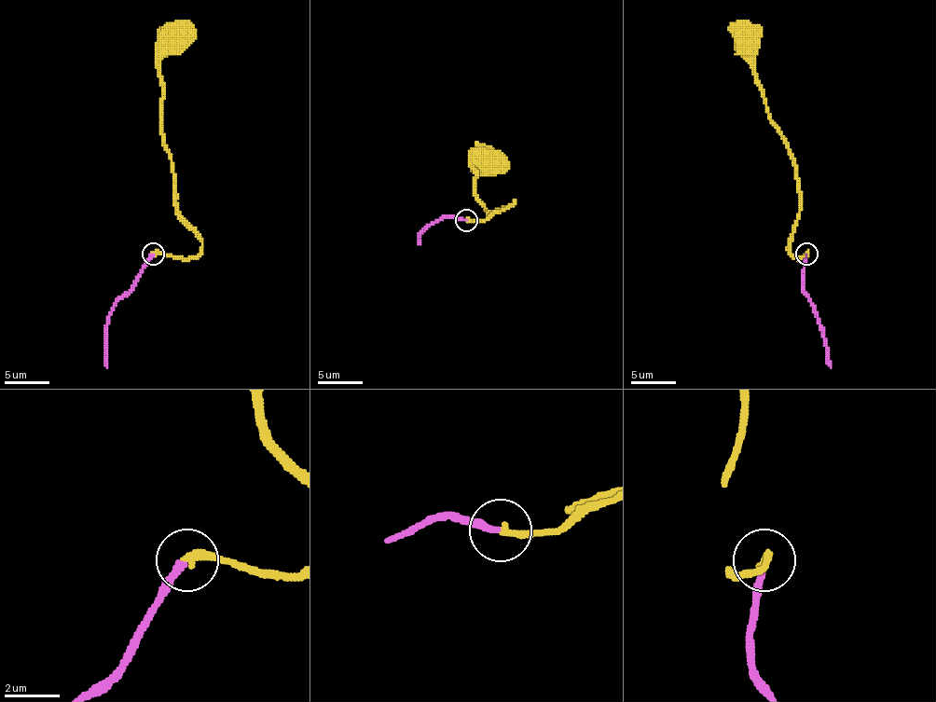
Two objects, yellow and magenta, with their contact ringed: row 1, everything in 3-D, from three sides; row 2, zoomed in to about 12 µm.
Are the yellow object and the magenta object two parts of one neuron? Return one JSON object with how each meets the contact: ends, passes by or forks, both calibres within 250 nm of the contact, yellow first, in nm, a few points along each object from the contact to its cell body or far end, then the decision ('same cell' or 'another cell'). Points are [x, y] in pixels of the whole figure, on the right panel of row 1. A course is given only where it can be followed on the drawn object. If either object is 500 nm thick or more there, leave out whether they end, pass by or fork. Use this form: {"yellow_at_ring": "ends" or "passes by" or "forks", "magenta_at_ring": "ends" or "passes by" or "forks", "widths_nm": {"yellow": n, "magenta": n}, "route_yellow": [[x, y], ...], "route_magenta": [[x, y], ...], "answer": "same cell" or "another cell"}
{"yellow_at_ring": "ends", "magenta_at_ring": "ends", "widths_nm": {"yellow": 280, "magenta": 240}, "route_yellow": [[806, 254], [797, 258], [791, 247], [799, 210], [797, 165], [770, 118], [755, 72], [752, 43], [744, 38]], "route_magenta": [[806, 254], [804, 292], [819, 323], [831, 367]], "answer": "same cell"}

